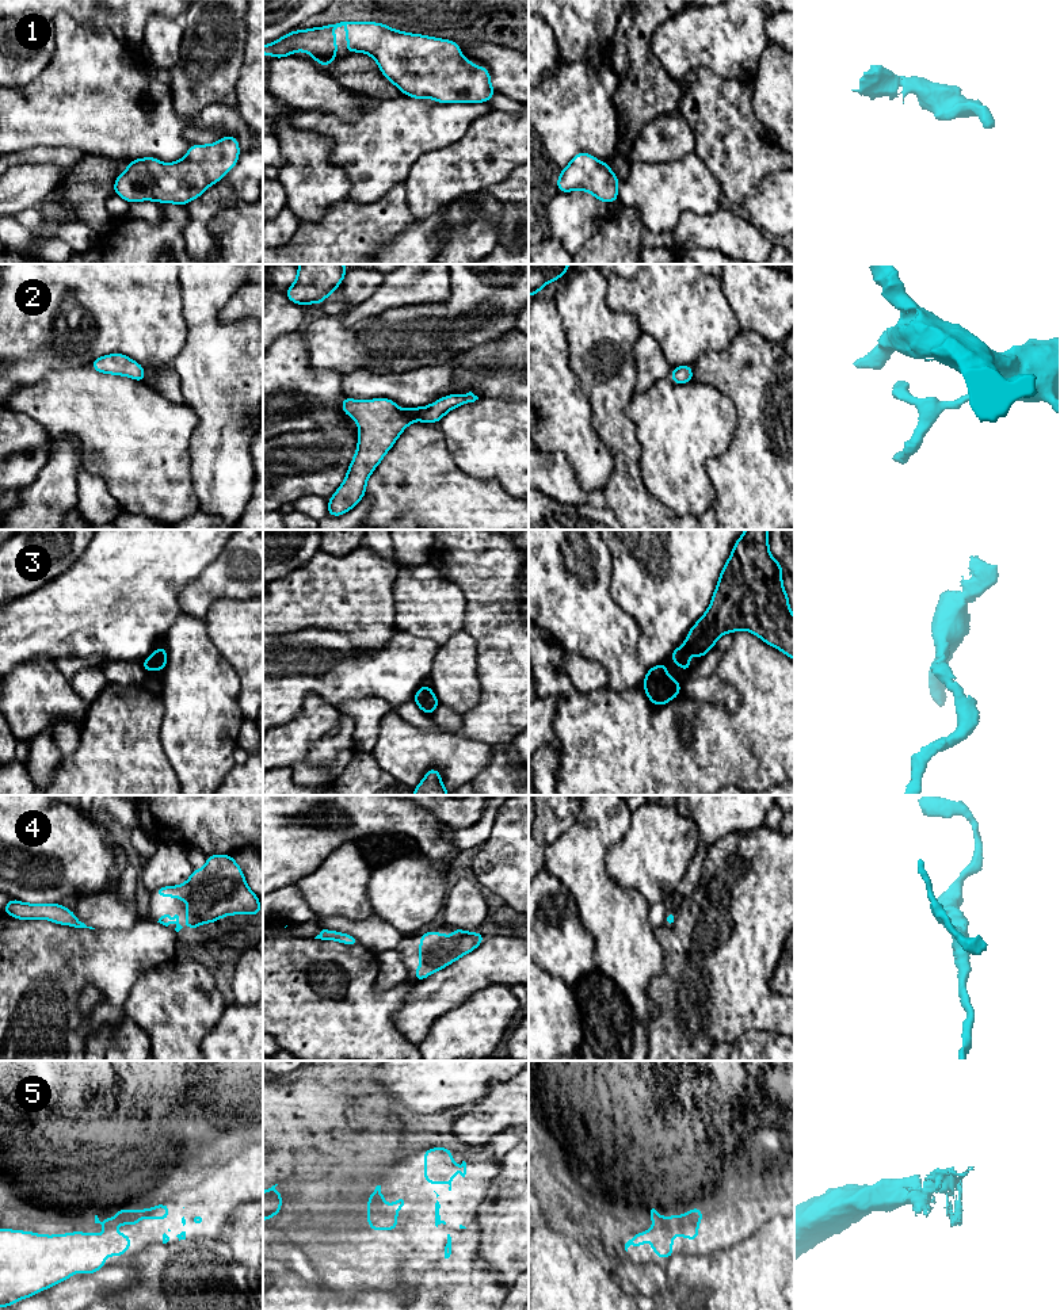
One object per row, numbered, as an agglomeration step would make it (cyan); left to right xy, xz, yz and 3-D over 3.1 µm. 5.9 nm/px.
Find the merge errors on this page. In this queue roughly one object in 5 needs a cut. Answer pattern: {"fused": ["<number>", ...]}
{"fused": []}

